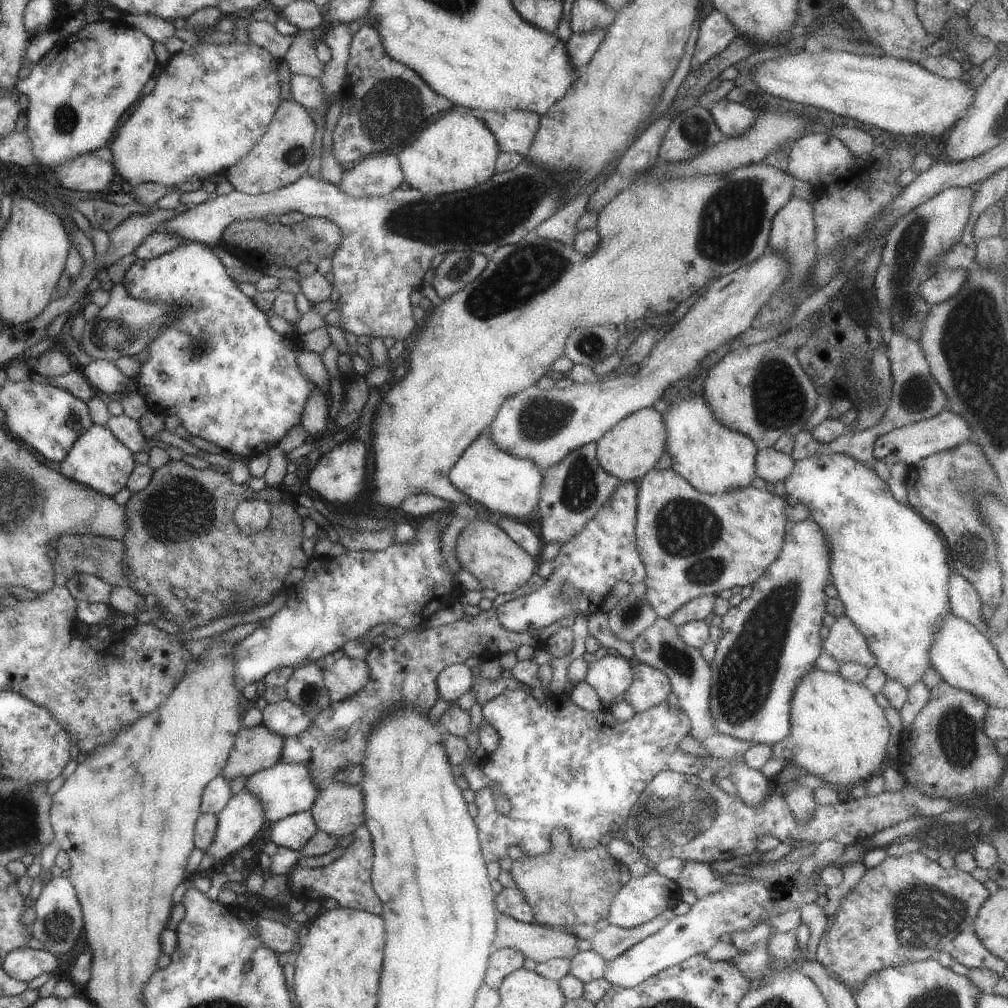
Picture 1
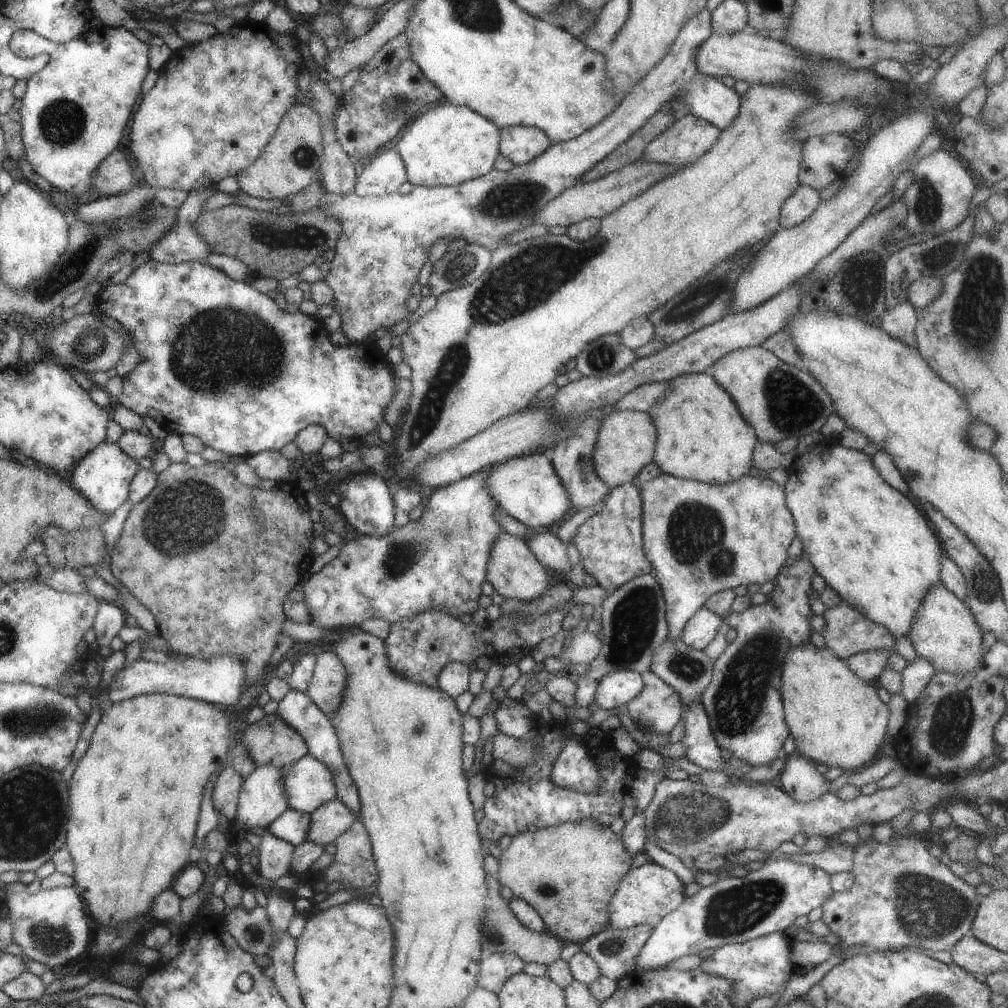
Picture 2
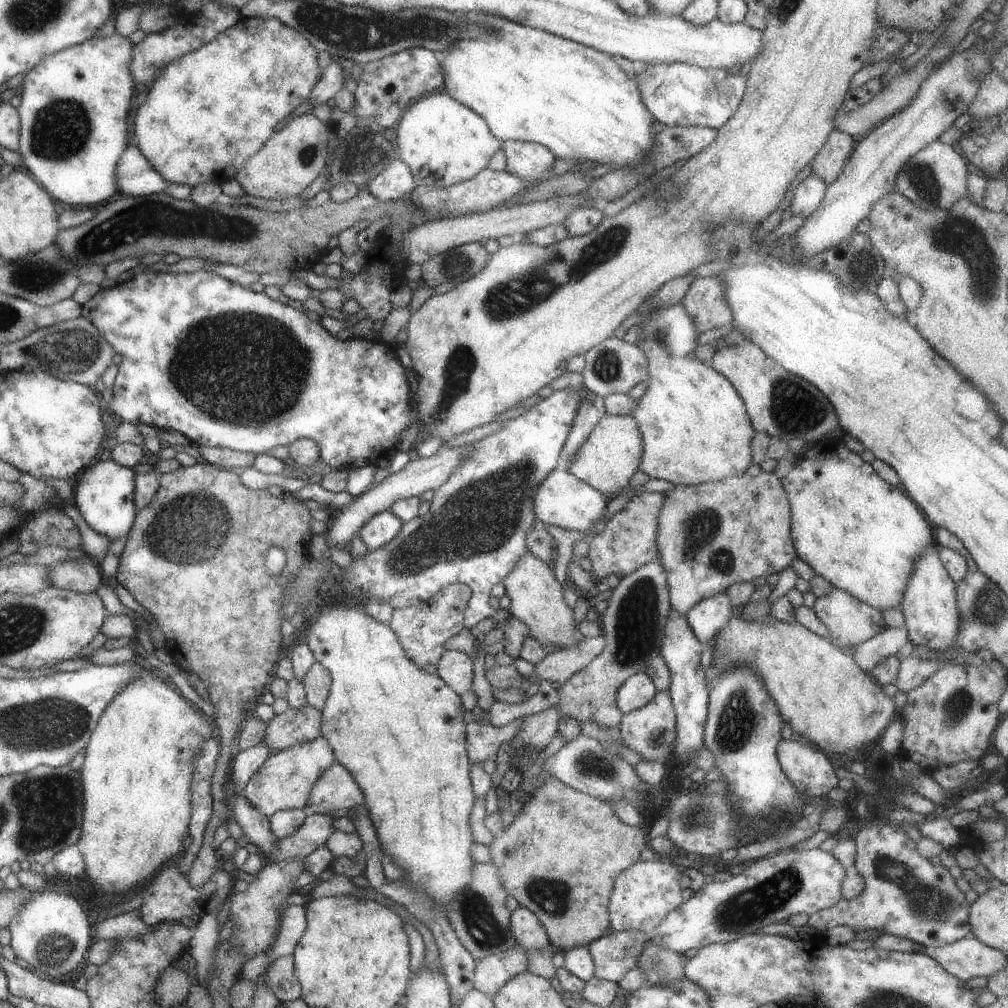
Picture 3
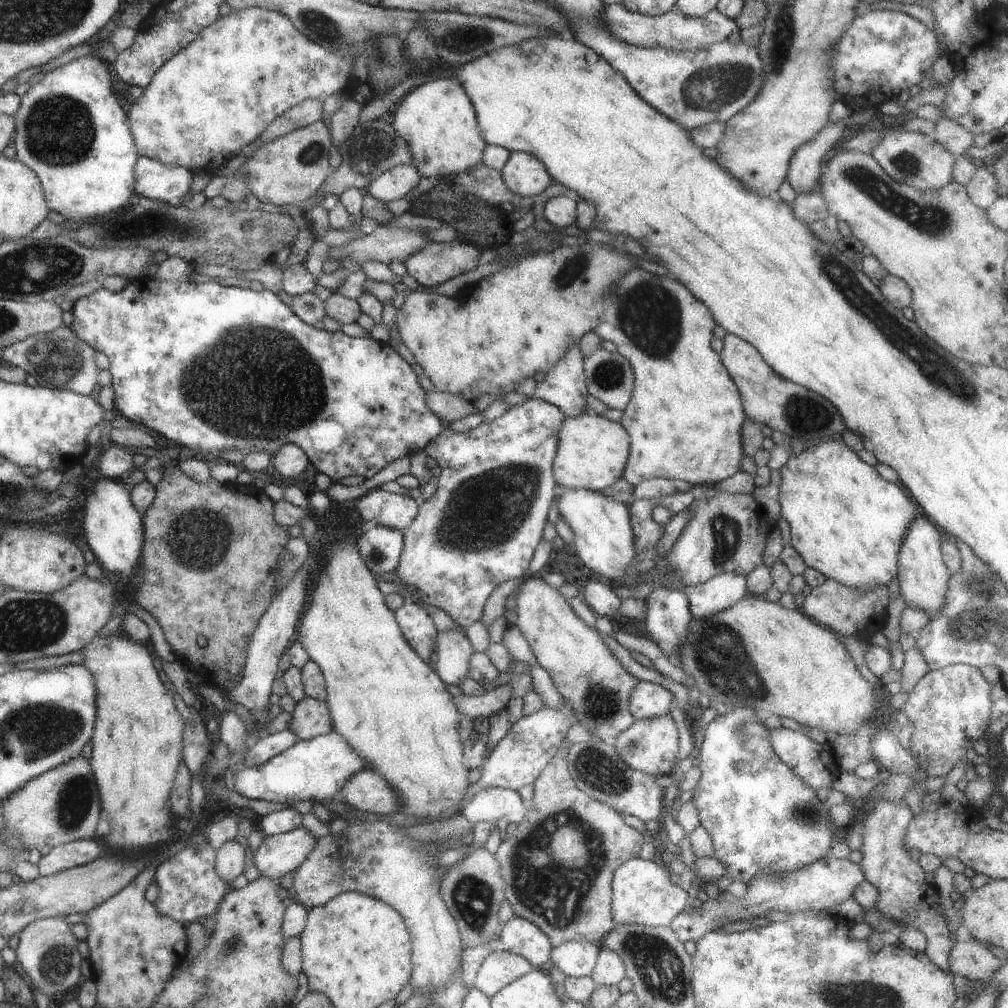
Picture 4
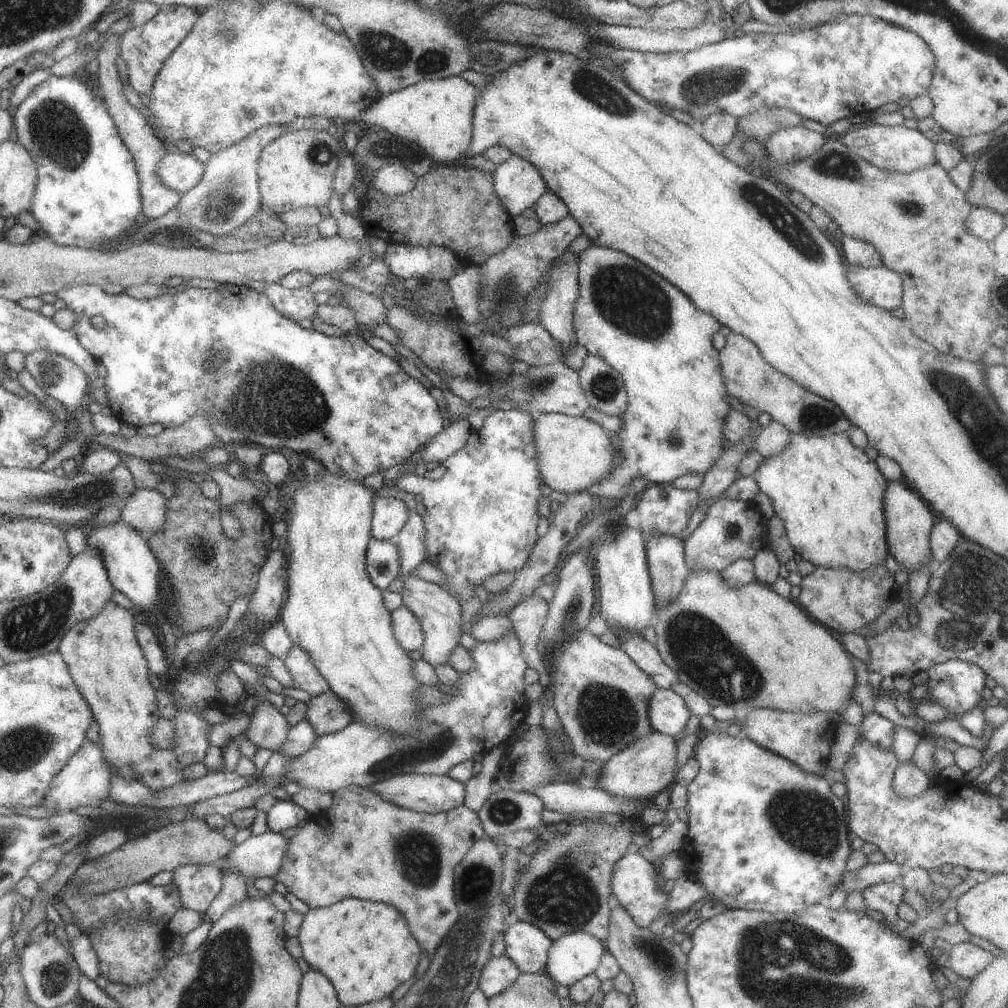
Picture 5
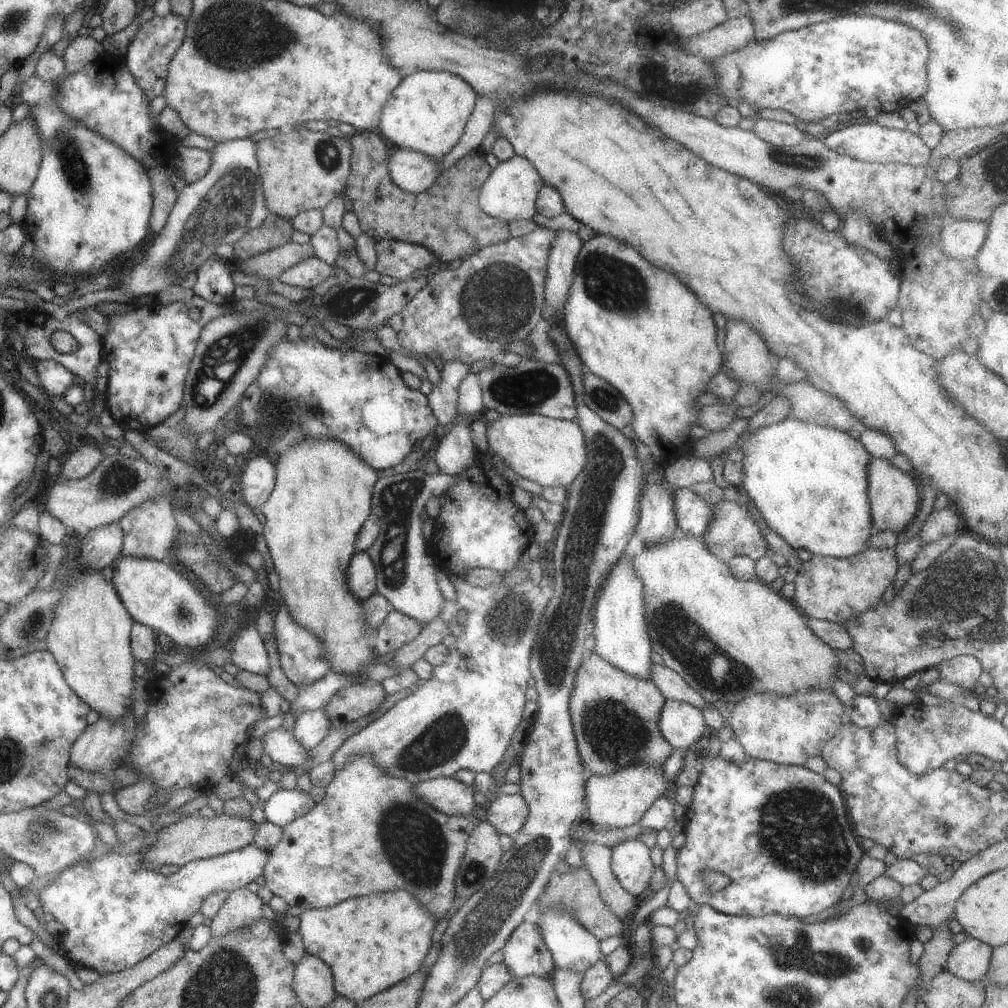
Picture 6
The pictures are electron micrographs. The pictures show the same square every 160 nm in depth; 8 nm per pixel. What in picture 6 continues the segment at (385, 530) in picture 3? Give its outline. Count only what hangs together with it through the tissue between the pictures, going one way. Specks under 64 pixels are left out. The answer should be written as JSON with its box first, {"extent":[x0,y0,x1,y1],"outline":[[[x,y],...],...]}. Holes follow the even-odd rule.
{"extent":[345,551,375,599],"outline":[[[366,551],[353,554],[345,568],[347,590],[355,598],[363,599],[375,593],[375,564]]]}

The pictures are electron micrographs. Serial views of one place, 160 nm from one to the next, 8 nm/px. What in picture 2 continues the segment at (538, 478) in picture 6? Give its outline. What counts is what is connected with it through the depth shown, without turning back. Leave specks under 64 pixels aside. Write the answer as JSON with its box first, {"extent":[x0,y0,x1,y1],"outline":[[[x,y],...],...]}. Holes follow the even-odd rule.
{"extent":[592,411,656,489],"outline":[[[611,411],[597,429],[592,465],[596,477],[612,489],[620,484],[631,483],[633,477],[652,461],[656,432],[651,417],[643,411]]]}

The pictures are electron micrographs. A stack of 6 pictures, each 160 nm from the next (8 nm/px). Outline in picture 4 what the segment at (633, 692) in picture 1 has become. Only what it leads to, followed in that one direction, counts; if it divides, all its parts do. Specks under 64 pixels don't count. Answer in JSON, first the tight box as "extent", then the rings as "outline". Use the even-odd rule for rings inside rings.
{"extent":[611,714,677,775],"outline":[[[668,714],[634,720],[611,742],[618,757],[631,770],[648,775],[664,775],[675,766],[677,754],[677,726]]]}

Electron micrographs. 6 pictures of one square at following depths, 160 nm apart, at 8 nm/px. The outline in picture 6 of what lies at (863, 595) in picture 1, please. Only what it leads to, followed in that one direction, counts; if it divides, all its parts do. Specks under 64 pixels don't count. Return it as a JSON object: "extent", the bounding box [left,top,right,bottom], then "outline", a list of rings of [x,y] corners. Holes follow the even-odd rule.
{"extent":[737,416,872,558],"outline":[[[786,416],[779,422],[756,428],[749,434],[741,434],[737,440],[737,446],[743,451],[742,459],[739,463],[742,464],[743,478],[739,484],[755,504],[755,508],[759,510],[759,514],[763,516],[762,520],[767,524],[767,529],[775,532],[791,549],[803,549],[811,555],[824,555],[834,558],[848,558],[853,554],[858,554],[859,550],[866,548],[865,542],[872,536],[872,518],[870,515],[869,503],[867,500],[867,465],[869,462],[869,454],[863,448],[863,445],[849,437],[845,431],[840,431],[834,428],[822,427],[815,423],[794,419]]]}

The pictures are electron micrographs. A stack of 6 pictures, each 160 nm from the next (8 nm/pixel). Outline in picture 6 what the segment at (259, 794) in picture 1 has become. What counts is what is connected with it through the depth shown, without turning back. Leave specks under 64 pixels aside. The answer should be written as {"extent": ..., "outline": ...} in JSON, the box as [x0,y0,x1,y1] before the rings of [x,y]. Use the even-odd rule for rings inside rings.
{"extent":[413,777,475,816],"outline":[[[439,777],[415,784],[413,792],[431,808],[449,816],[473,814],[475,802],[470,786],[451,777]]]}

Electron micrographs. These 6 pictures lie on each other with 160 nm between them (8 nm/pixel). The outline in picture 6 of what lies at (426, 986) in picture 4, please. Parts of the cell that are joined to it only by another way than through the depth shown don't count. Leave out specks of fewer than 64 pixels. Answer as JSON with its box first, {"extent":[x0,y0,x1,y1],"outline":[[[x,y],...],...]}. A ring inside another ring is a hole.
{"extent":[261,752,480,922],"outline":[[[367,752],[367,754],[355,754],[351,758],[347,758],[339,768],[335,768],[335,772],[331,781],[325,787],[325,794],[319,802],[314,803],[314,806],[302,816],[291,820],[288,824],[281,826],[281,838],[273,848],[270,848],[269,856],[267,856],[267,862],[261,870],[263,876],[263,882],[273,896],[281,898],[287,907],[298,906],[301,911],[309,909],[325,909],[331,906],[339,904],[339,902],[345,901],[349,898],[365,896],[365,894],[375,893],[375,892],[386,892],[387,890],[407,890],[409,894],[413,894],[419,902],[419,906],[423,906],[431,918],[436,922],[445,918],[451,910],[451,904],[453,901],[455,893],[454,879],[457,875],[457,870],[459,869],[459,864],[461,863],[461,858],[465,851],[465,844],[467,843],[467,838],[471,834],[471,830],[480,824],[480,821],[469,814],[469,816],[449,816],[431,808],[427,802],[423,802],[419,796],[415,795],[413,792],[413,786],[407,780],[403,778],[393,778],[389,774],[385,774],[381,770],[381,766],[377,766],[375,763],[375,758]]]}

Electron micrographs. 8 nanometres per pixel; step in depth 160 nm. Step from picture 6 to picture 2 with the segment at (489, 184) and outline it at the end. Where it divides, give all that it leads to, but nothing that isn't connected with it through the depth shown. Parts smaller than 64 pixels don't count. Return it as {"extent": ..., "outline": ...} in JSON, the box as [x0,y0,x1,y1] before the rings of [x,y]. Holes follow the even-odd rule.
{"extent":[498,125,551,165],"outline":[[[517,125],[499,130],[498,154],[502,154],[513,165],[533,160],[551,144],[542,130],[533,127]]]}

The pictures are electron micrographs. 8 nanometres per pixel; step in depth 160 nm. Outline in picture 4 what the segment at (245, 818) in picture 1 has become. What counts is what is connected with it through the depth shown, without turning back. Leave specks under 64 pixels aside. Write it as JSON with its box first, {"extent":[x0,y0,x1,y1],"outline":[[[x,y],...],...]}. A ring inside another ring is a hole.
{"extent":[233,730,366,804],"outline":[[[331,730],[325,734],[307,739],[306,741],[295,741],[289,748],[282,750],[279,754],[272,756],[263,764],[243,767],[233,777],[233,792],[245,798],[255,800],[267,800],[267,802],[279,802],[289,804],[299,800],[321,801],[334,798],[343,783],[346,783],[358,770],[365,769],[366,762],[359,758],[350,749],[350,746],[335,731]]]}

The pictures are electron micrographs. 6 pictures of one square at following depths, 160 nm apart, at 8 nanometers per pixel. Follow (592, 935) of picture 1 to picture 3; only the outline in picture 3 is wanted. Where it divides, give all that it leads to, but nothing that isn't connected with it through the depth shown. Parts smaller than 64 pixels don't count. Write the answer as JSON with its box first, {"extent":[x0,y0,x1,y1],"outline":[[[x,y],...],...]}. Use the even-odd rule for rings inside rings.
{"extent":[588,930,648,983],"outline":[[[608,930],[603,936],[588,944],[588,951],[594,964],[593,977],[616,983],[628,970],[637,967],[638,958],[648,942],[648,935],[640,930]]]}

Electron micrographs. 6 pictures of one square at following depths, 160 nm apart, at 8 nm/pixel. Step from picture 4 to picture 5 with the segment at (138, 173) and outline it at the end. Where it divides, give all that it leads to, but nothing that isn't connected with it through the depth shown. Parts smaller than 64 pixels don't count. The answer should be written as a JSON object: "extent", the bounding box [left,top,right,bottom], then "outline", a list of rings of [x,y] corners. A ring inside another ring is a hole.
{"extent":[154,151,204,194],"outline":[[[165,151],[154,171],[163,186],[181,194],[199,182],[203,169],[204,164],[198,162],[191,153]]]}

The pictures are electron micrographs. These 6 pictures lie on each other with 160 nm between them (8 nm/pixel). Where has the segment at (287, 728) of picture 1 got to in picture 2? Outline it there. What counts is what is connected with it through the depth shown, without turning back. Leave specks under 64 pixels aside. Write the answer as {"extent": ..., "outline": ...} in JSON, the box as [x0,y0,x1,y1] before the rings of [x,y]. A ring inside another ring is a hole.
{"extent":[275,689,359,818],"outline":[[[288,689],[287,694],[277,703],[275,714],[295,732],[305,743],[307,753],[315,760],[322,762],[332,773],[332,783],[336,790],[336,798],[339,799],[358,818],[359,801],[358,794],[352,778],[349,776],[342,757],[338,738],[335,736],[334,728],[328,717],[309,700],[305,693]]]}

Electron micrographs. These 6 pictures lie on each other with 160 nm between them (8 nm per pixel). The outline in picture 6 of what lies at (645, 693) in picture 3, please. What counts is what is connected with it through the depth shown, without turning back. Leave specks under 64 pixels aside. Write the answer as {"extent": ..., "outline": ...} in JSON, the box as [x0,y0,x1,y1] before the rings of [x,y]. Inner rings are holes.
{"extent":[657,700,708,749],"outline":[[[673,700],[664,702],[659,714],[657,729],[661,737],[674,749],[685,749],[703,735],[708,734],[702,712]]]}

